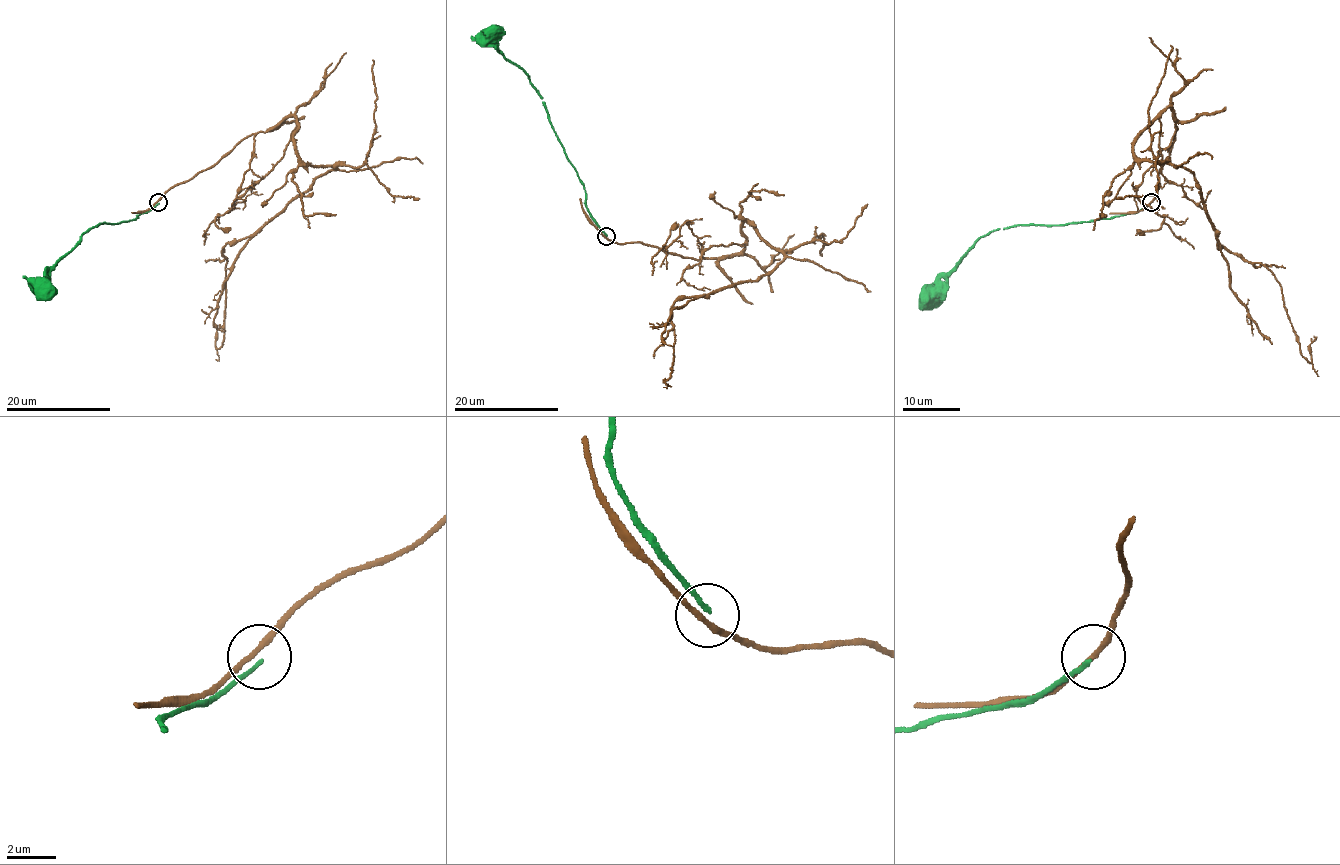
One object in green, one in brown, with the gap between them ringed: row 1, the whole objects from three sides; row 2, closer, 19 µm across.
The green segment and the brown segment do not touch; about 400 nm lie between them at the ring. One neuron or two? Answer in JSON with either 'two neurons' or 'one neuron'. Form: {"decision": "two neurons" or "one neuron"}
{"decision": "two neurons"}

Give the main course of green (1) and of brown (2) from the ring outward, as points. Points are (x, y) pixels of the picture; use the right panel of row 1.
1: (1150, 202), (1135, 212), (1087, 222), (1017, 225), (990, 231), (967, 251), (961, 262), (930, 298)
2: (1152, 201), (1176, 129), (1169, 108), (1133, 153), (1193, 175), (1219, 244), (1281, 287), (1310, 363), (1317, 337)

